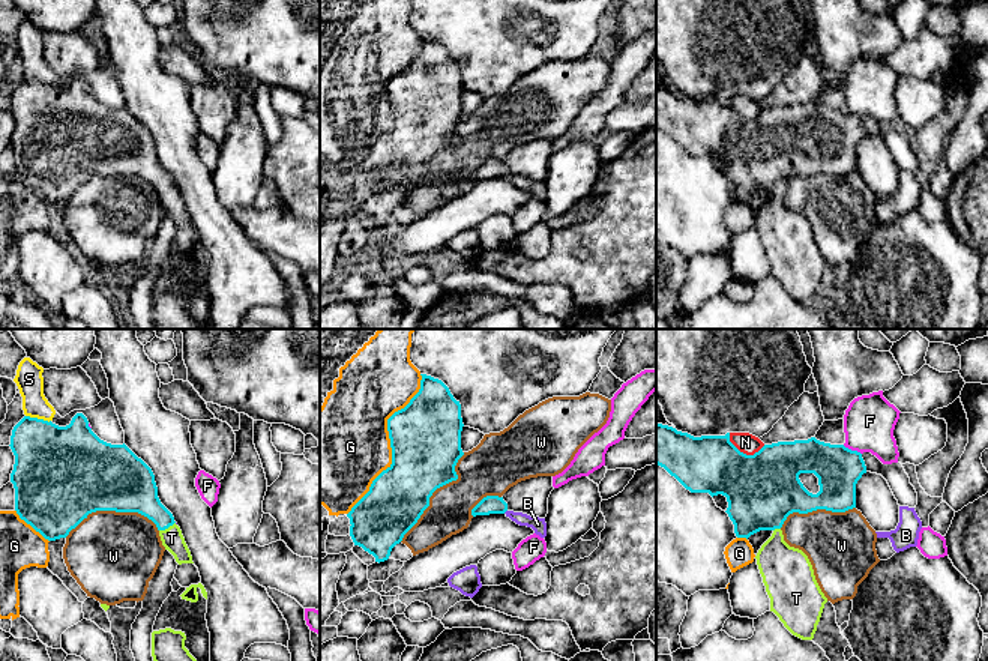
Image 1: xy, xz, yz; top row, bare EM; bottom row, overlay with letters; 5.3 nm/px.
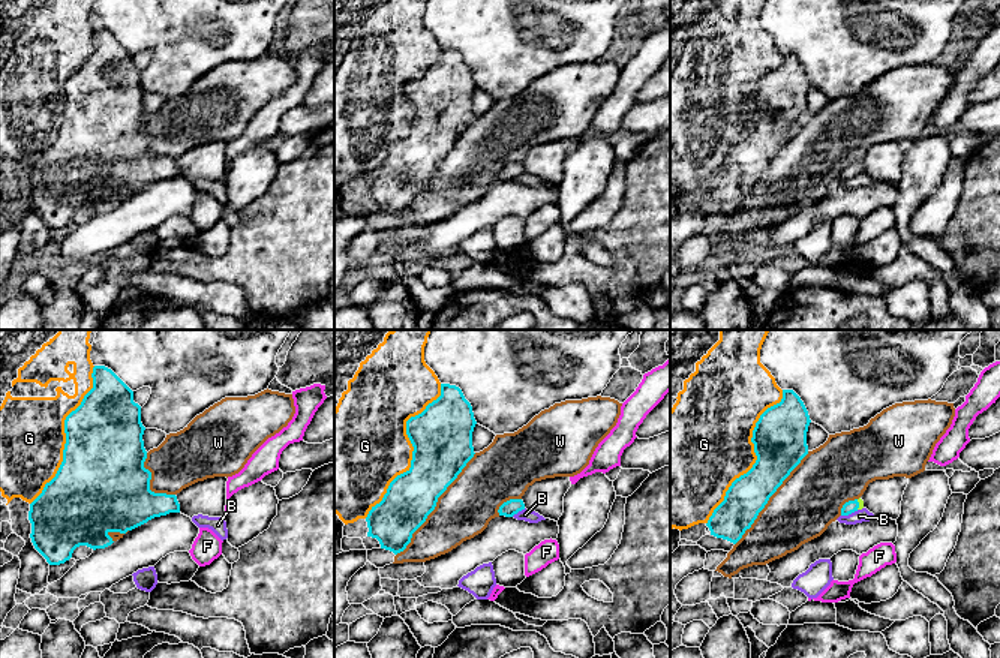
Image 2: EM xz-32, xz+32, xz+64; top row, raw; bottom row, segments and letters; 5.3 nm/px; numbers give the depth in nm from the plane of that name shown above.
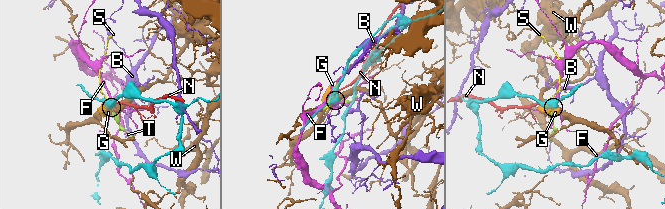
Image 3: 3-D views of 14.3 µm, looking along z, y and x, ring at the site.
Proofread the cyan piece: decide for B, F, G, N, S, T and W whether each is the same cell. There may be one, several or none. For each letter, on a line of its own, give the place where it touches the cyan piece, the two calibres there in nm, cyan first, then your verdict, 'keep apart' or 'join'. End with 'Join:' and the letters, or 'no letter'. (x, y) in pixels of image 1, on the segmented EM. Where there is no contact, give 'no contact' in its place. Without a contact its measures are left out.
B: xz (505, 511) | 100/80 nm | keep apart
F: yz (850, 449) | 240/280 nm | keep apart
G: xz (391, 443) | 380/480 nm | keep apart
N: yz (742, 452) | 380/110 nm | keep apart
S: xy (36, 418) | 400/150 nm | keep apart
T: xy (167, 528) | 220/120 nm | join
W: xz (433, 491) | 360/240 nm | keep apart
Join: T

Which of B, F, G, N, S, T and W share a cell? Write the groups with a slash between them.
B / F / G / N S / T / W

